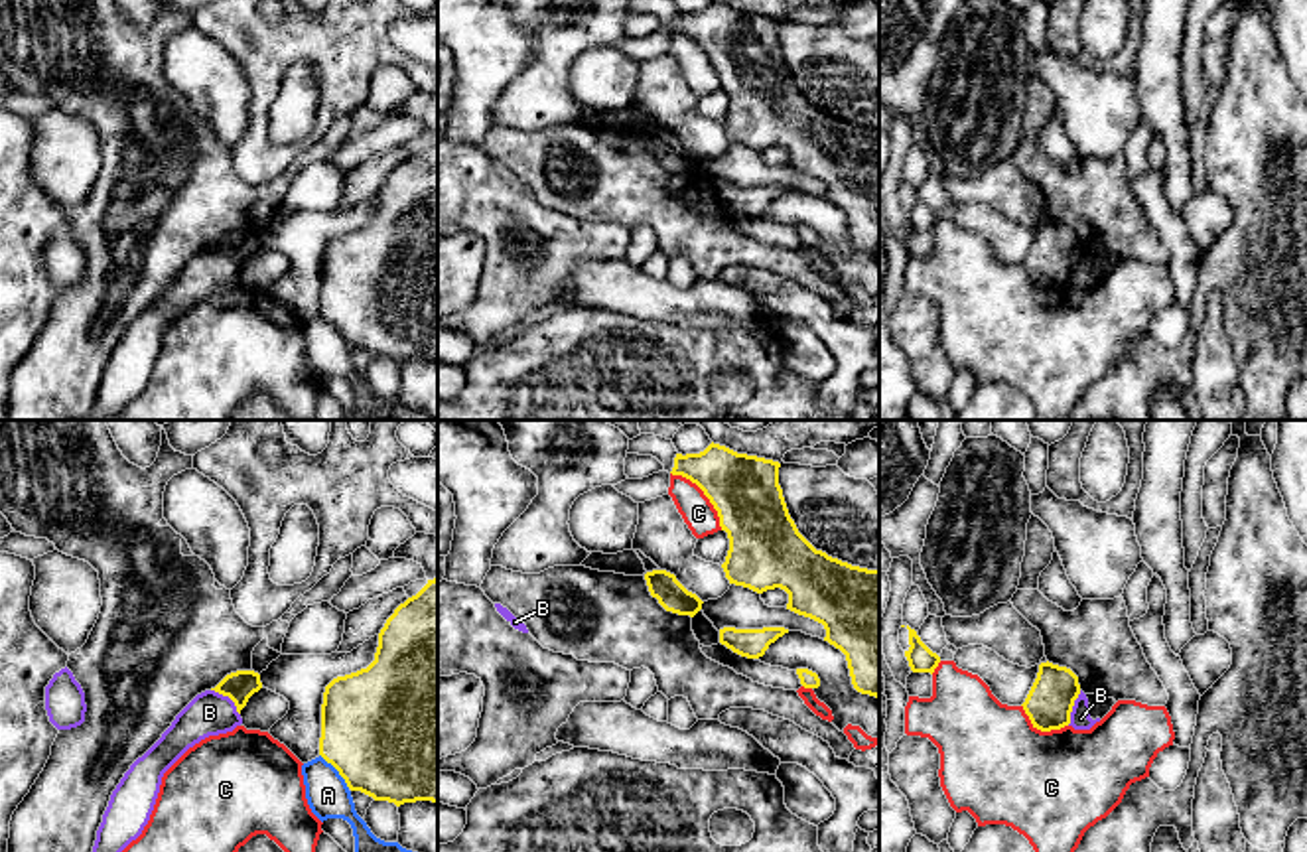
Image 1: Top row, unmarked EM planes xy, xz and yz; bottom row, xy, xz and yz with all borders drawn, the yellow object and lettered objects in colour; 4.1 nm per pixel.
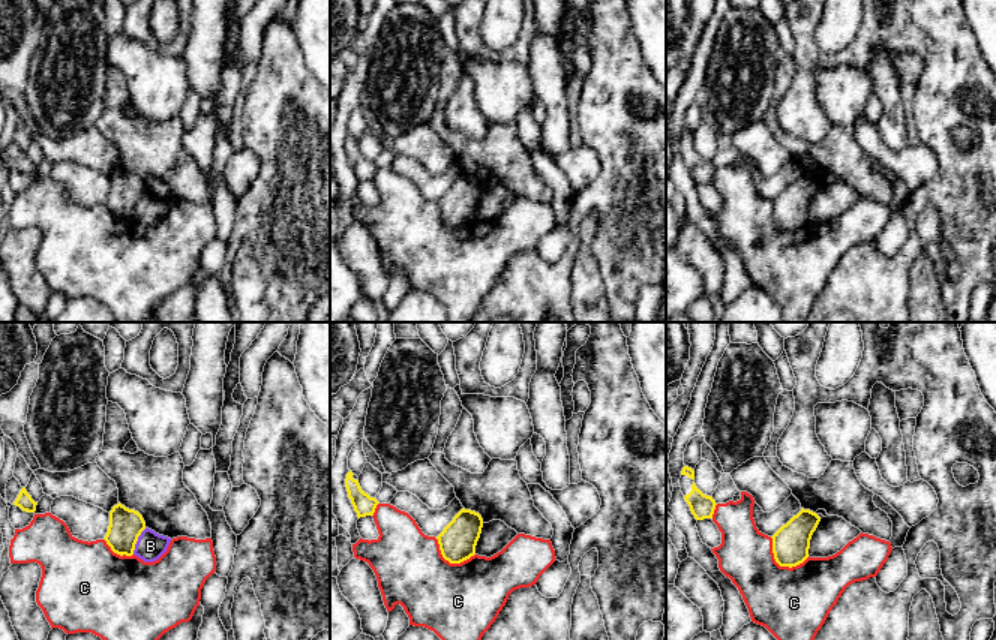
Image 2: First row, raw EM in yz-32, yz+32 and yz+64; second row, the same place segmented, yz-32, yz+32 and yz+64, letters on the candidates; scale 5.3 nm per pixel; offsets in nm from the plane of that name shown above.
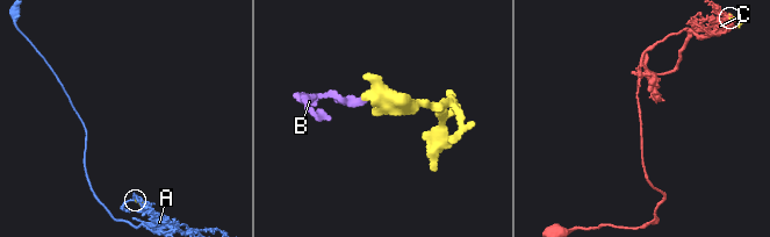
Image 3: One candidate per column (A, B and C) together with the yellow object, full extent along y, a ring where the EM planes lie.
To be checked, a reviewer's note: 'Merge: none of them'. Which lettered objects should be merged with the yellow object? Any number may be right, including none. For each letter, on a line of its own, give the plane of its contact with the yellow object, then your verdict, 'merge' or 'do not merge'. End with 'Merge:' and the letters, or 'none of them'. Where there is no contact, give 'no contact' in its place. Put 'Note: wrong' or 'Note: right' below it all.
A: xy | do not merge
B: xy | do not merge
C: xz | do not merge
Merge: none of them
Note: right

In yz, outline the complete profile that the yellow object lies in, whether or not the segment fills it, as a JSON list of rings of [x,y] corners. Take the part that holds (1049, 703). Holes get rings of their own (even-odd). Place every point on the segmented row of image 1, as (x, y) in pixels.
[[[1047,661],[1039,665],[1037,678],[1021,706],[1033,728],[1041,732],[1061,730],[1070,724],[1078,694],[1078,676],[1070,669]]]

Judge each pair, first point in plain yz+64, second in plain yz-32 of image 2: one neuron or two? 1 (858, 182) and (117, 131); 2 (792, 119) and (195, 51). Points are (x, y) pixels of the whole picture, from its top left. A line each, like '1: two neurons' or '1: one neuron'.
1: one neuron
2: two neurons

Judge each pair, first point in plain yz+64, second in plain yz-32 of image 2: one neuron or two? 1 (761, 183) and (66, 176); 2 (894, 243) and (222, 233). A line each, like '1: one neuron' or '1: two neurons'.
1: one neuron
2: two neurons

